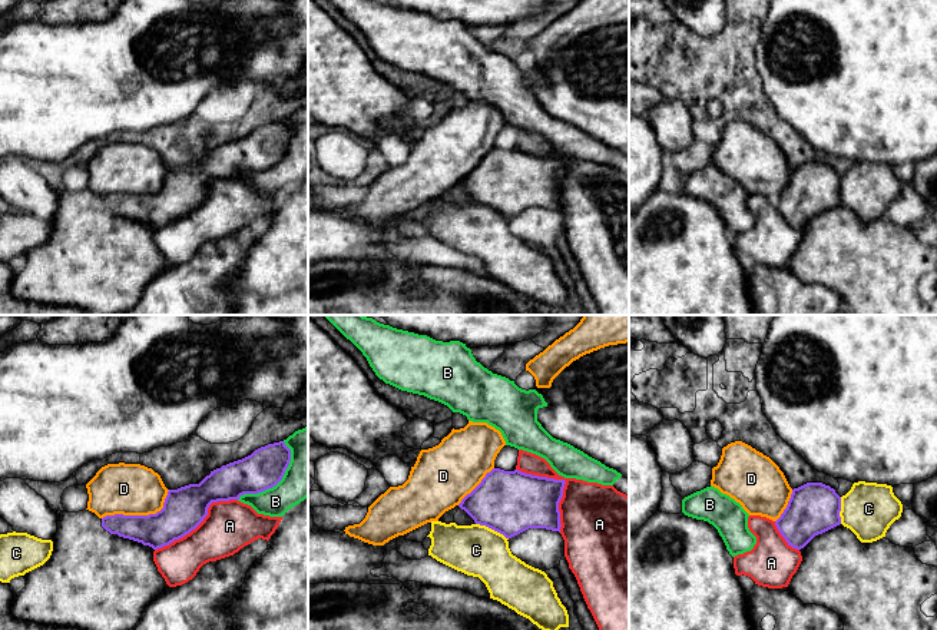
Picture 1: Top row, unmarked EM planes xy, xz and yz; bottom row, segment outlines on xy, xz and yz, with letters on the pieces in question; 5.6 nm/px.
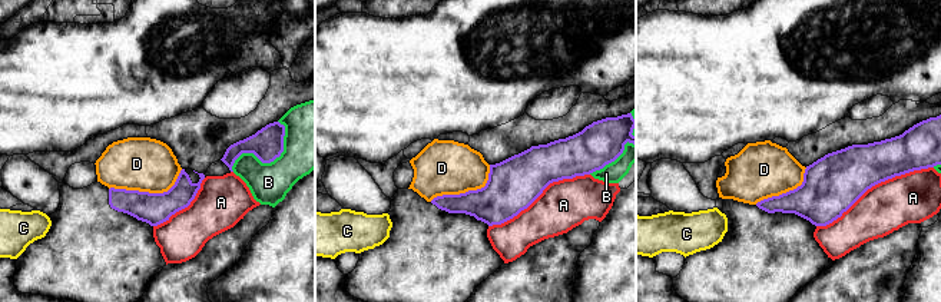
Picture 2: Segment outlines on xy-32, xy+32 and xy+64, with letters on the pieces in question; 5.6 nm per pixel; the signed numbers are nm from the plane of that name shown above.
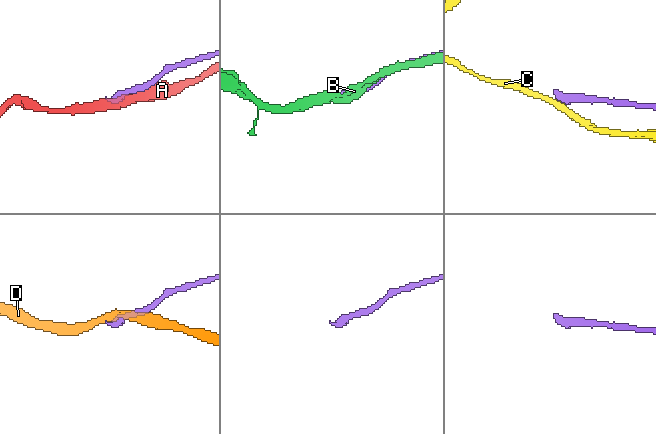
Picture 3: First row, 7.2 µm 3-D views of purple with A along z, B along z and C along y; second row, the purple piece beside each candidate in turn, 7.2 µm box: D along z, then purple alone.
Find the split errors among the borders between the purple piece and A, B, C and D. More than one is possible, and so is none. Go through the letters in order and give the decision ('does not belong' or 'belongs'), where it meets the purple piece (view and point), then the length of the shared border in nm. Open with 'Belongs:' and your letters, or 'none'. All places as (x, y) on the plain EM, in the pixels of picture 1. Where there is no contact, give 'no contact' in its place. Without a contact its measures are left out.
Belongs: none
A: does not belong; contact xz (565, 162); length 440 nm
B: does not belong; contact xy (277, 162); length 420 nm
C: does not belong; contact xz (492, 208); length 200 nm
D: does not belong; contact xy (141, 195); length 420 nm

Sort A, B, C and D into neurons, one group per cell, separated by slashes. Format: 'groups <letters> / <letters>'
groups A / B / C / D

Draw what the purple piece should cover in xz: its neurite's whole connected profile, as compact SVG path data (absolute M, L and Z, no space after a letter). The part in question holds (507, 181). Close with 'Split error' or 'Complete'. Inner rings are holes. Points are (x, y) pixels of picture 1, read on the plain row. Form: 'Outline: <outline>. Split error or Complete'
Outline: M493 147L458 186L476 203L486 205L506 218L529 208L560 212L559 182L564 163L564 159Z. Complete

